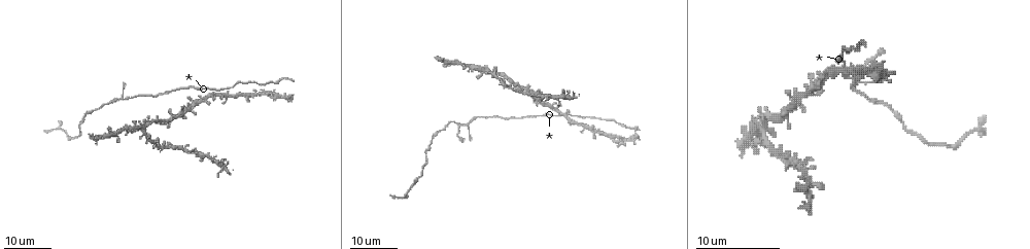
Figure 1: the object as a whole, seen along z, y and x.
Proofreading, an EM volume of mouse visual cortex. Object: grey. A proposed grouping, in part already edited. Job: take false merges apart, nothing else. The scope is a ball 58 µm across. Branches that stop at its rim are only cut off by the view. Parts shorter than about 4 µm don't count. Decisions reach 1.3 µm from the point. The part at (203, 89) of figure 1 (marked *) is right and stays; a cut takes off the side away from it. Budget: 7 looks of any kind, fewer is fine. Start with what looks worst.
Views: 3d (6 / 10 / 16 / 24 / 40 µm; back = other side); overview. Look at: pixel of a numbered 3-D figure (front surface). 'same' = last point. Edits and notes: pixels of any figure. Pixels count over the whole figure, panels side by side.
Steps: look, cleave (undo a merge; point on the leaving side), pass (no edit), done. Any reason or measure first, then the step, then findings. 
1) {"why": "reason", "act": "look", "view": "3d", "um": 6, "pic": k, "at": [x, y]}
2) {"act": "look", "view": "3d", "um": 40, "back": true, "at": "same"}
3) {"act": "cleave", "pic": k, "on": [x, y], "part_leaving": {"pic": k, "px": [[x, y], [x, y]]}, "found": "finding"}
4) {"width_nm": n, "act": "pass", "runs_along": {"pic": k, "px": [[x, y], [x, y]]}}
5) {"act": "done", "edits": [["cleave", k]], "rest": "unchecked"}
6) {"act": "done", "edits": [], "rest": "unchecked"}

{"why": "three arms meet", "act": "look", "view": "3d", "um": 24, "pic": 1, "at": [217, 96]}

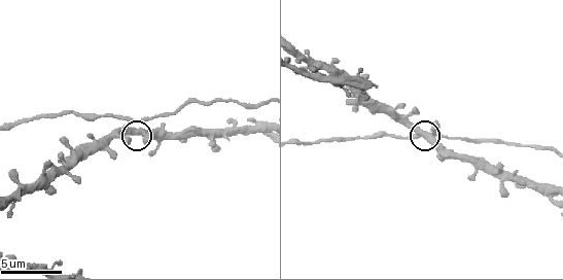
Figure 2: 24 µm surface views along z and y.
{"act": "look", "view": "3d", "um": 6, "pic": 2, "at": [134, 133]}

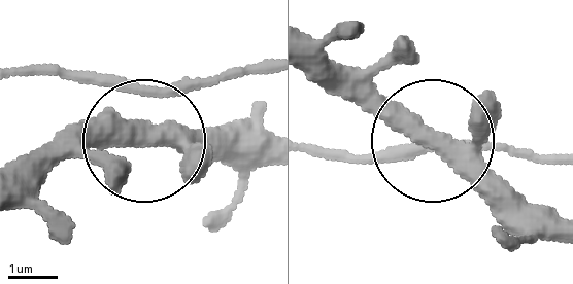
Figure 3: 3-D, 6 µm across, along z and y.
{"why": "from behind", "act": "look", "view": "3d", "um": 6, "back": true, "pic": 3, "at": [425, 135]}

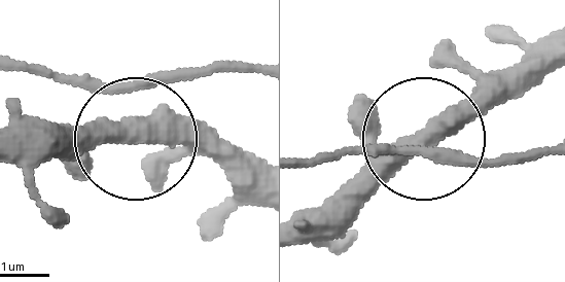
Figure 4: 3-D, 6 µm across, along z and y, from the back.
{"arms": 3, "act": "pass", "runs_along": {"pic": 4, "px": [[255, 71], [156, 75], [128, 141], [38, 145]]}, "found": "one neuron here"}

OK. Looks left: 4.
{"why": "three-way junction", "act": "look", "view": "3d", "um": 16, "pic": 1, "at": [762, 131]}

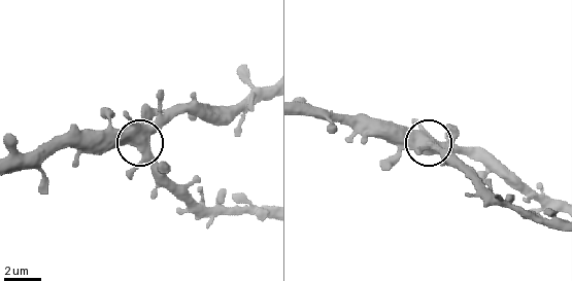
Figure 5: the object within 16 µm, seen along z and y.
{"act": "look", "view": "3d", "um": 6, "pic": 5, "at": [139, 148]}

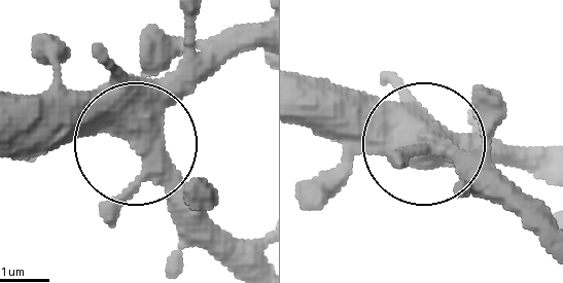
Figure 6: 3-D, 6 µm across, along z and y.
{"width_nm": 400, "act": "pass", "runs_along": {"pic": 6, "px": [[551, 182], [305, 126]]}, "found": "continuous, no second neuron"}

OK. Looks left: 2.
{"why": "two arms in line, one across", "act": "look", "view": "3d", "um": 16, "pic": 1, "at": [196, 151]}

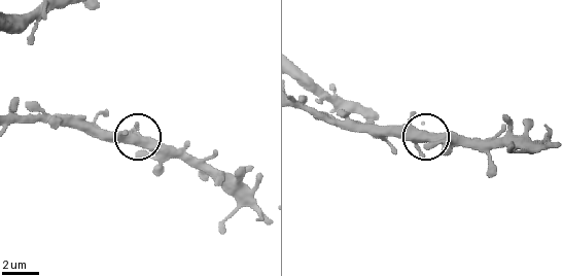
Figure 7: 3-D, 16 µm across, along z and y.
{"act": "look", "view": "3d", "um": 6, "pic": 7, "at": [141, 140]}

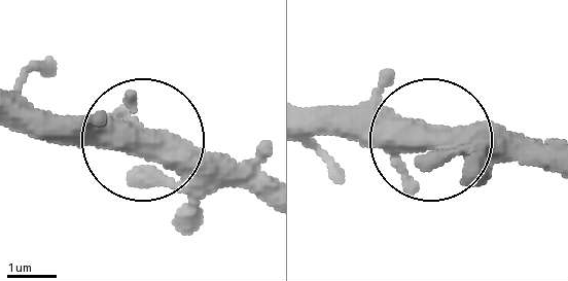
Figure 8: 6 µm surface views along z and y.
{"arms": 3, "act": "pass", "found": "continuous, no second neuron"}

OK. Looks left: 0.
{"act": "done", "edits": [], "rest": "unchecked"}

